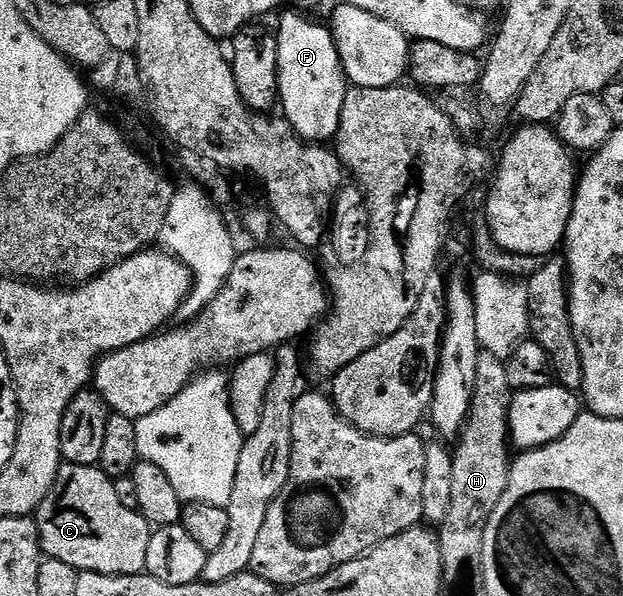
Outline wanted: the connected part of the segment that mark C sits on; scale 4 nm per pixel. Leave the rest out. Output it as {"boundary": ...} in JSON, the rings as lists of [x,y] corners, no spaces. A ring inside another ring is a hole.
{"boundary":[[[100,465],[60,466],[53,486],[45,493],[45,498],[35,511],[44,557],[63,560],[63,564],[71,564],[71,568],[78,572],[86,570],[100,574],[140,574],[145,570],[151,527],[138,510],[127,508],[119,500],[113,481],[101,471]]]}

